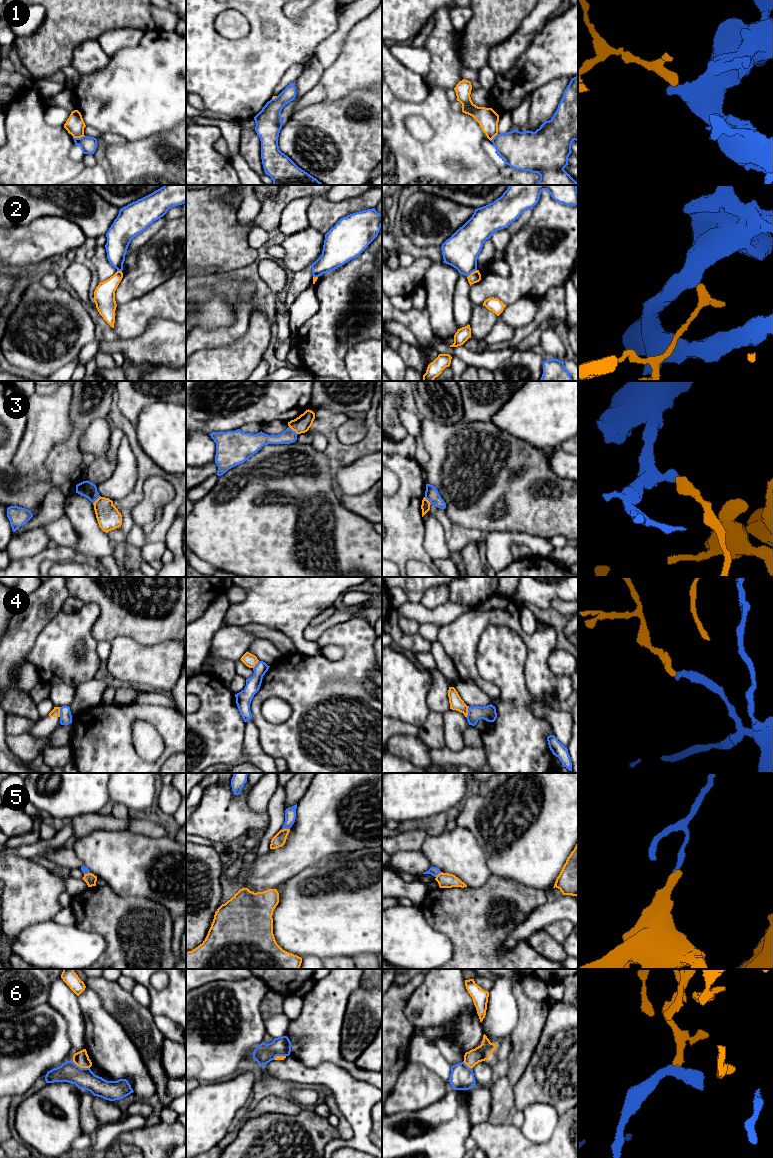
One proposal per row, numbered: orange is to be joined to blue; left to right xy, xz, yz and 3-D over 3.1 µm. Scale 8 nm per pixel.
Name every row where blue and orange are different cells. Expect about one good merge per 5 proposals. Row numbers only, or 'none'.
1, 2, 3, 4, 5, 6

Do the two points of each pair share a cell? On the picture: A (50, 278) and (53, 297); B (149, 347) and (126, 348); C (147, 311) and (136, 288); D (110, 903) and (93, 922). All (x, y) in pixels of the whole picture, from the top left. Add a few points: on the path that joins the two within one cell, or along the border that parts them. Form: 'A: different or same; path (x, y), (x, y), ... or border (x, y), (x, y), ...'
A: different; border (40, 282), (49, 289), (55, 289), (61, 284)
B: same; path (143, 348), (132, 348)
C: different; border (160, 284), (145, 294), (118, 305)
D: same; path (105, 908), (96, 917)

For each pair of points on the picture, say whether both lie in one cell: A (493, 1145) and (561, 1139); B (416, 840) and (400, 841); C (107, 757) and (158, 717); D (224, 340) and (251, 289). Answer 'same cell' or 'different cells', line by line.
A: same cell
B: same cell
C: same cell
D: same cell

